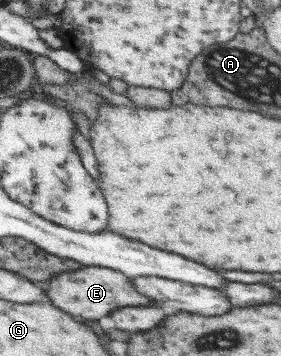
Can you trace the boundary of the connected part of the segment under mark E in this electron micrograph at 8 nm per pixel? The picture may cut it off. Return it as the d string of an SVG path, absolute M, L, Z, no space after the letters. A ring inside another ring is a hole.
M84 265L72 272L62 272L43 285L45 294L55 306L77 318L87 320L96 321L98 318L104 318L112 310L124 308L124 306L154 306L156 304L152 298L138 291L133 279L126 273L110 267Z

